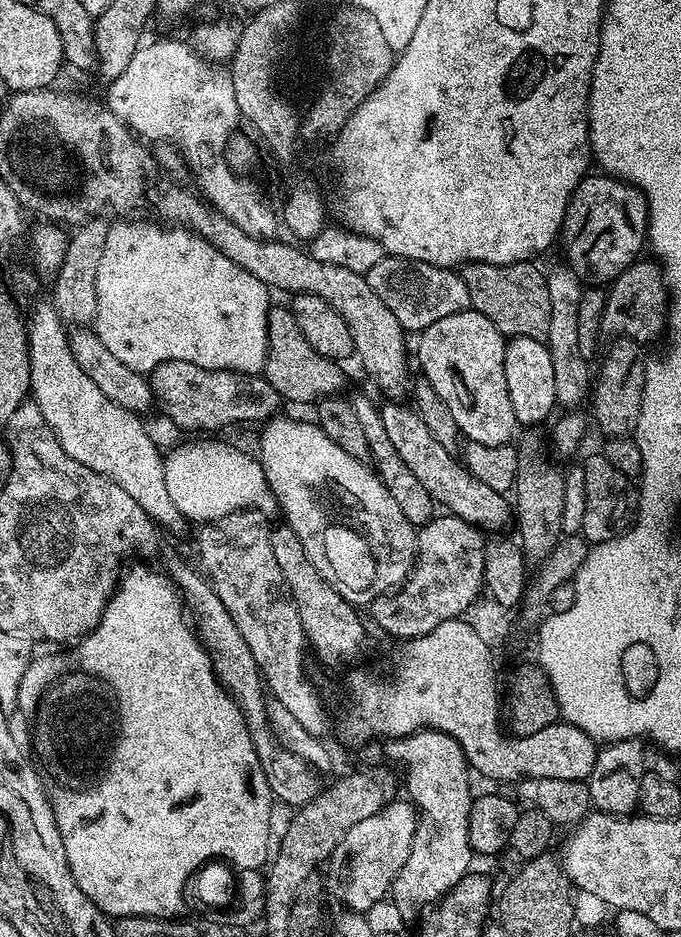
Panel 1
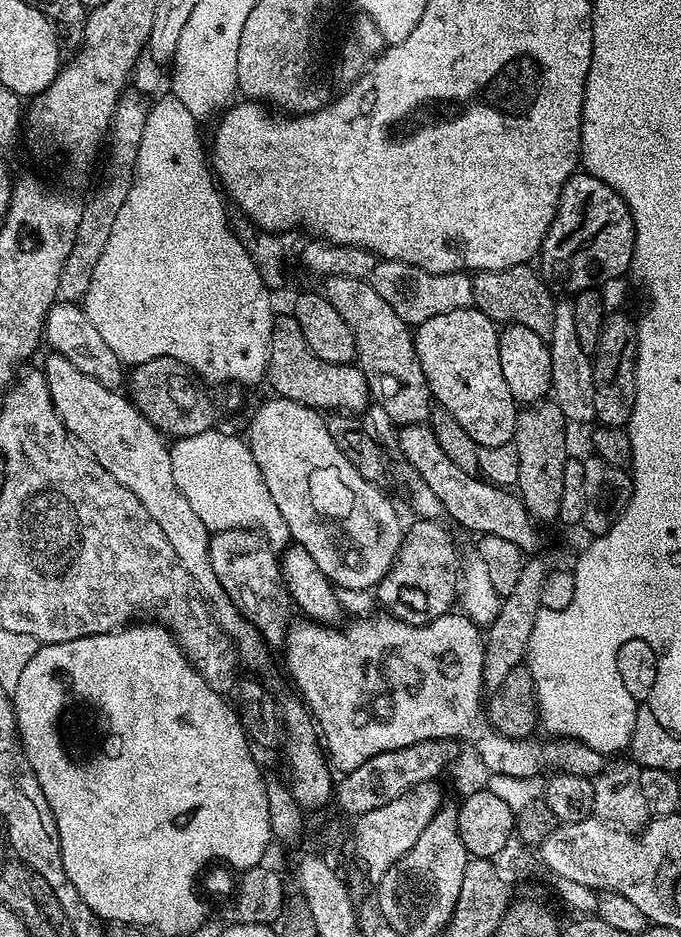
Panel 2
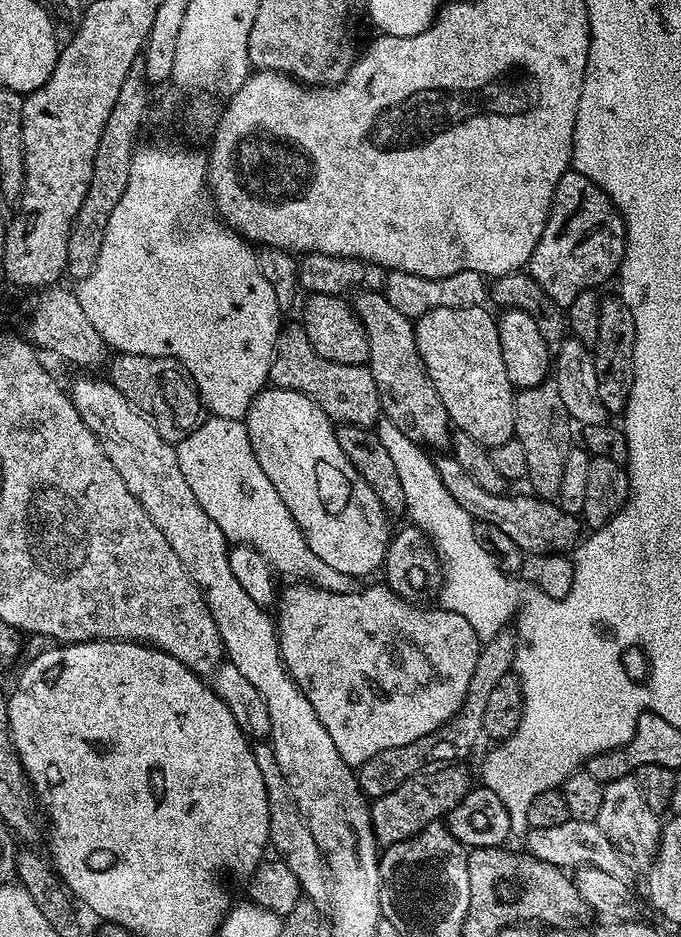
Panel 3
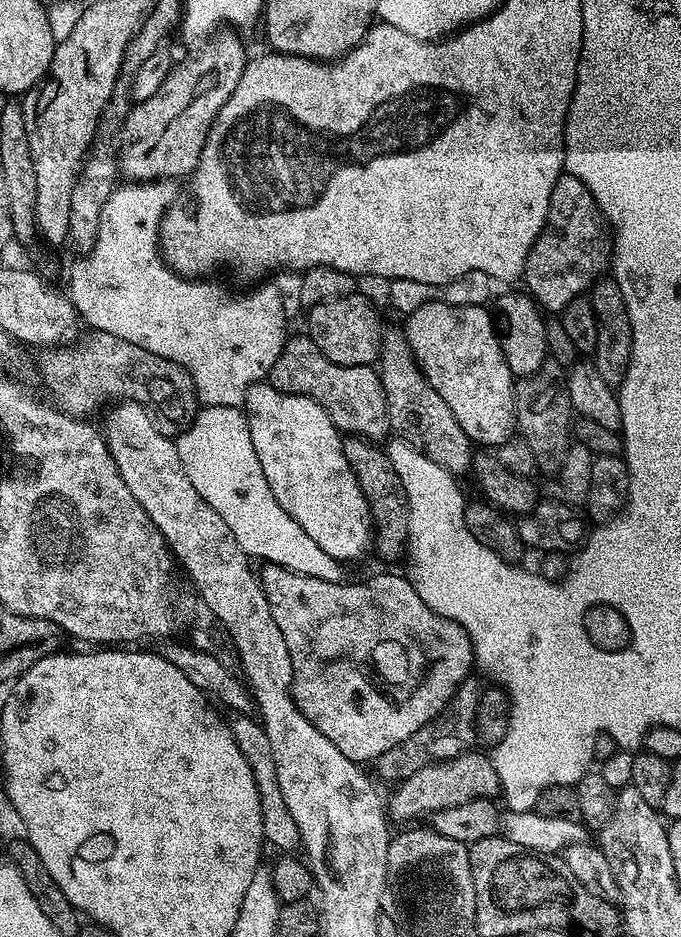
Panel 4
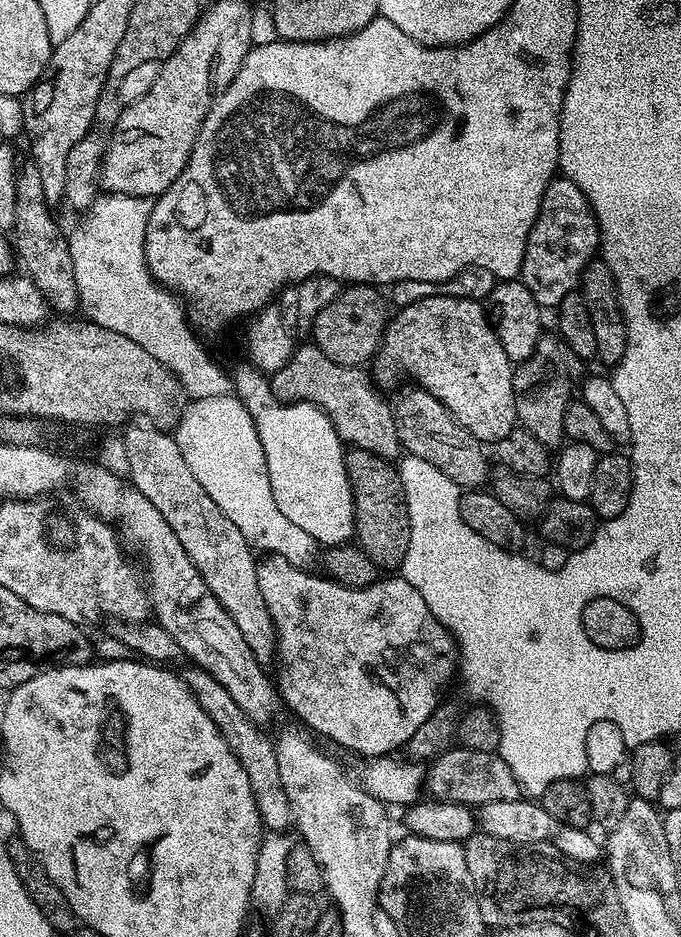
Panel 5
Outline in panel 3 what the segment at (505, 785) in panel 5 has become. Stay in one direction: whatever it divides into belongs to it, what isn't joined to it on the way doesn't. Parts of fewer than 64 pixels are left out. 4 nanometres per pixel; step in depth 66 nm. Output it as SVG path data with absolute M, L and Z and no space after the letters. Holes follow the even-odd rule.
M436 766L431 770L410 777L398 790L390 790L390 794L375 797L371 801L372 829L381 845L397 844L416 836L428 824L437 823L447 817L458 802L470 791L468 776L460 766Z

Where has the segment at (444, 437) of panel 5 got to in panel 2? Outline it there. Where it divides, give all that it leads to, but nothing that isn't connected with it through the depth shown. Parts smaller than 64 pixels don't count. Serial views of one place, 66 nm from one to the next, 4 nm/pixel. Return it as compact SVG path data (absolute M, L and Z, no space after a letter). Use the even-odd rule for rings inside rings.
M330 276L323 281L322 295L346 318L356 336L356 360L368 383L371 399L397 426L423 424L432 415L434 397L428 389L422 362L418 362L413 329L374 290L368 280Z

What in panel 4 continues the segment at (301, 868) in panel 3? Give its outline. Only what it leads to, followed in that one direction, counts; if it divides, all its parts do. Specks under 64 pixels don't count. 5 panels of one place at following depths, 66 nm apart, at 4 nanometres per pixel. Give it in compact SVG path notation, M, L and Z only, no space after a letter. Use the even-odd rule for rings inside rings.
M236 714L231 717L230 727L234 742L238 742L238 750L242 750L242 758L246 758L246 762L250 762L250 770L254 774L254 782L258 786L265 841L269 845L273 844L274 847L281 848L281 853L295 853L301 847L298 822L294 822L294 817L286 806L286 797L282 795L282 790L278 786L278 770L274 767L274 749L270 746L270 738L266 734L264 725L253 715Z

